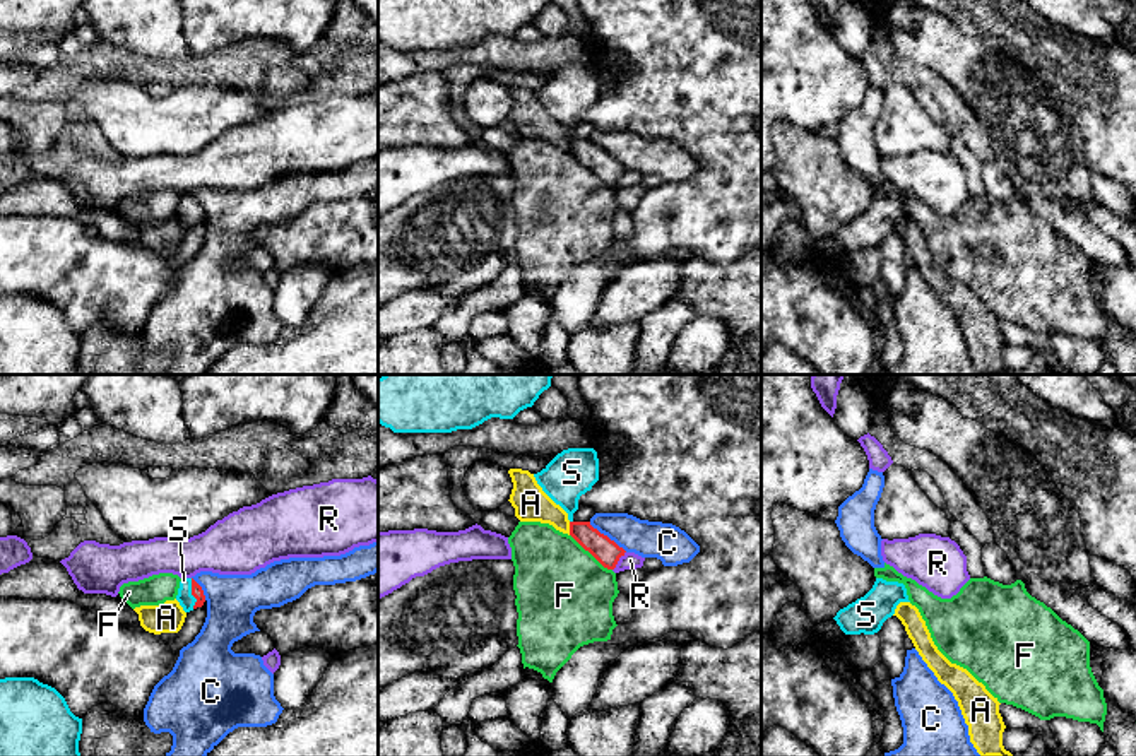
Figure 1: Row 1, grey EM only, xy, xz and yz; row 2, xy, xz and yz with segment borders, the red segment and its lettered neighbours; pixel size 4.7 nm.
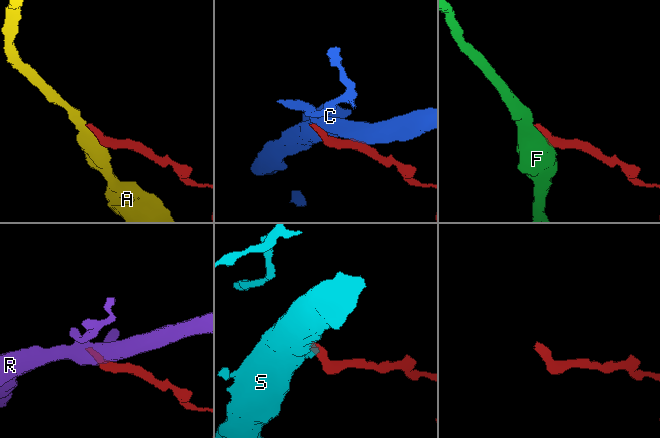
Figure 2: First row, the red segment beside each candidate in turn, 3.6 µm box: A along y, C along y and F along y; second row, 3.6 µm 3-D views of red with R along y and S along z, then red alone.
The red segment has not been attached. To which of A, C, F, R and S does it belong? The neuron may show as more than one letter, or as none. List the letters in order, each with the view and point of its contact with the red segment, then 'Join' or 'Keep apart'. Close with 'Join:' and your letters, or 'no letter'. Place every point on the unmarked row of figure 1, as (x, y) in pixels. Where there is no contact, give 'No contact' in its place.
A: Touches red at xz (570, 146). Keep apart
C: Touches red at xz (606, 153). Keep apart
F: Touches red at xz (591, 170). Keep apart
R: Touches red at xz (618, 177). Keep apart
S: Touches red at xy (192, 211). Join
Join: S

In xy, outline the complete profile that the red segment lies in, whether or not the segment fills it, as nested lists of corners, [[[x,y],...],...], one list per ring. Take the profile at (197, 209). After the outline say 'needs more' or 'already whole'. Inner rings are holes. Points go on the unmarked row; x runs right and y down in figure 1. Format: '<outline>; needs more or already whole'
[[[181,195],[176,217],[185,229],[202,224],[205,212],[202,204],[193,195]]]; needs more

